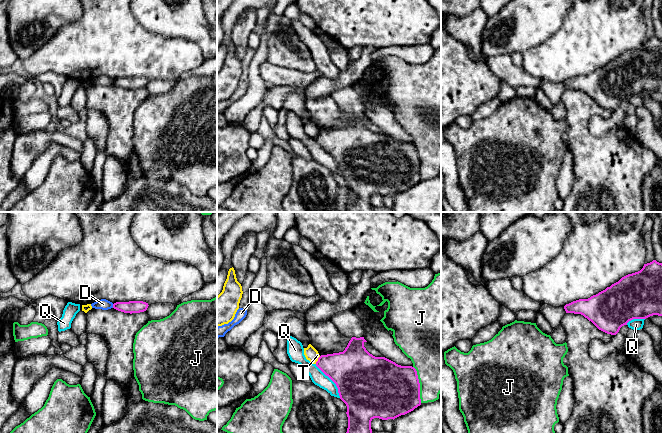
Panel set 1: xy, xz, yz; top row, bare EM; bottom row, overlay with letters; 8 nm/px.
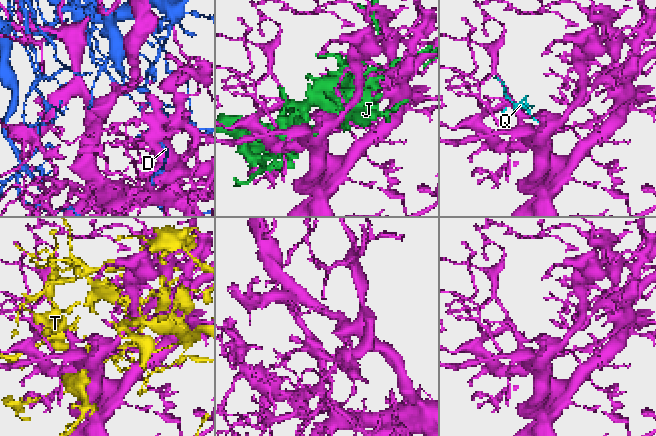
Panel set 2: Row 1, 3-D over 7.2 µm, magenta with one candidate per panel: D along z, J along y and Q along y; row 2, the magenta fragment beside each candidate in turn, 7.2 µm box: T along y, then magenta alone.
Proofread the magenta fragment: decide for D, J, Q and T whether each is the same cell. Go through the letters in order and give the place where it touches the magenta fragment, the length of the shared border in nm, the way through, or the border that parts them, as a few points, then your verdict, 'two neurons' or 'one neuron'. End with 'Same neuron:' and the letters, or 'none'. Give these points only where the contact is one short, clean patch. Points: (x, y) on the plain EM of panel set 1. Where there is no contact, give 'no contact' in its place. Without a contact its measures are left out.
D: meets magenta in xy at (113, 82); contact 30 nm long; two neurons
J: meets magenta in xz at (419, 160); contact 300 nm long; two neurons
Q: meets magenta in xz at (332, 156); contact 340 nm long; two neurons
T: meets magenta in xz at (318, 136); contact 80 nm long; two neurons
Same neuron: none

